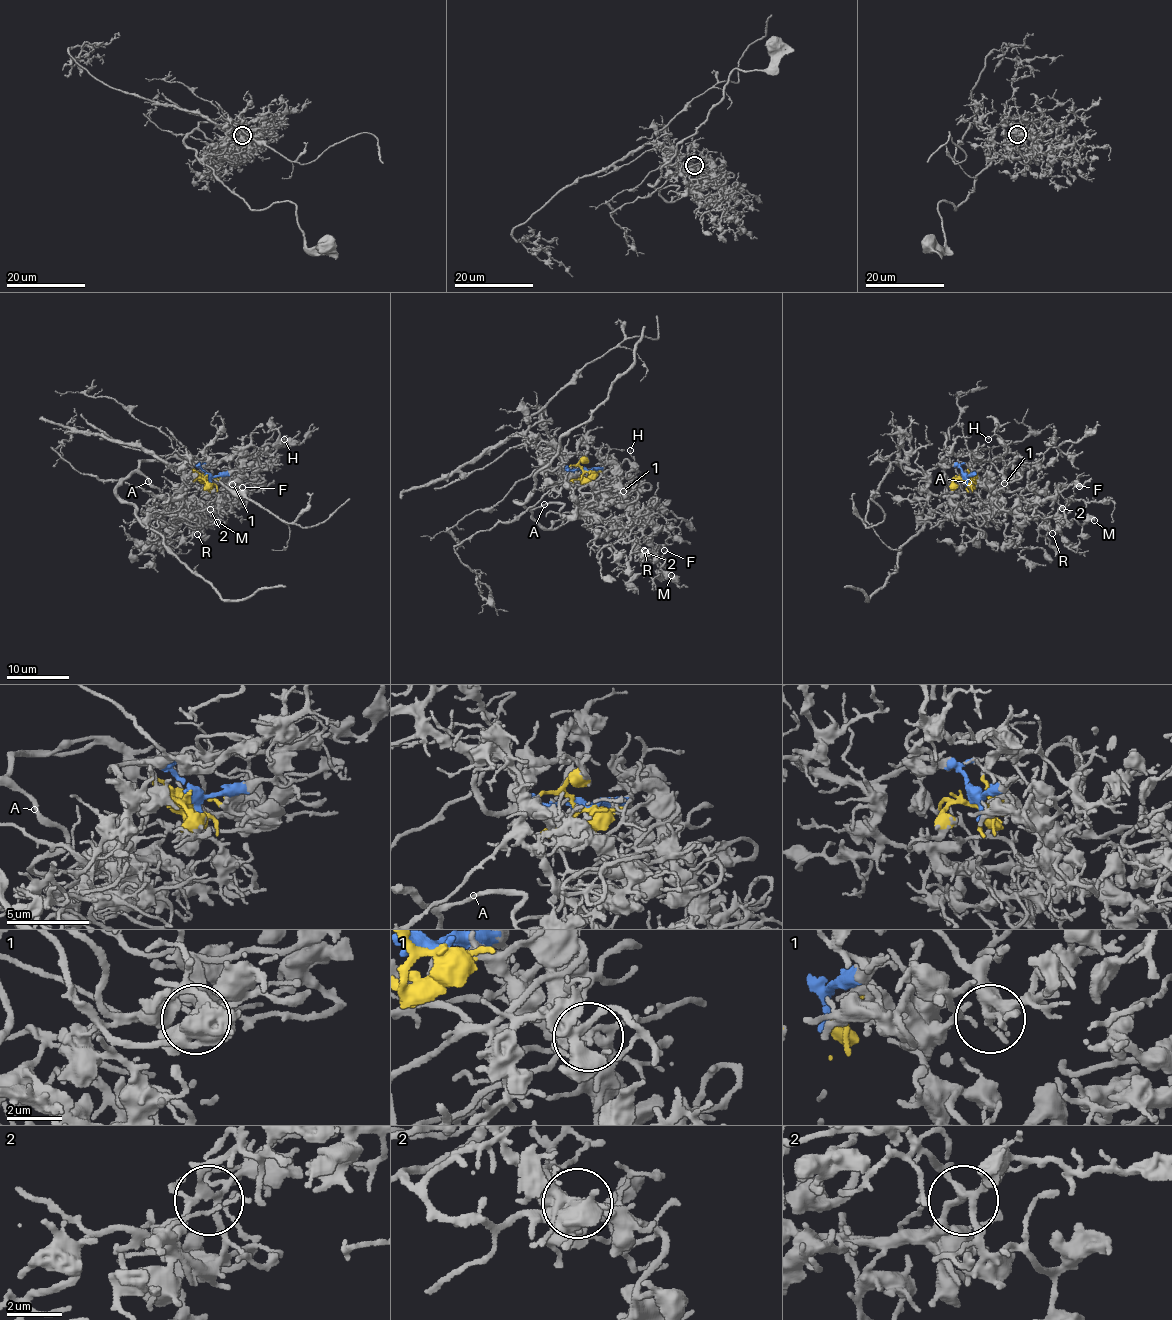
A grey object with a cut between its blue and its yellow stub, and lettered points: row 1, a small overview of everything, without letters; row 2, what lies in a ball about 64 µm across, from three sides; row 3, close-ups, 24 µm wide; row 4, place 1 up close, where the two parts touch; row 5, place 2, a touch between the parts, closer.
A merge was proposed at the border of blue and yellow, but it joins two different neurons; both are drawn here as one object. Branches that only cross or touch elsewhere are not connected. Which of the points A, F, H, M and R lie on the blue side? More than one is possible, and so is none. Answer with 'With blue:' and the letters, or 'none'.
With blue: none

